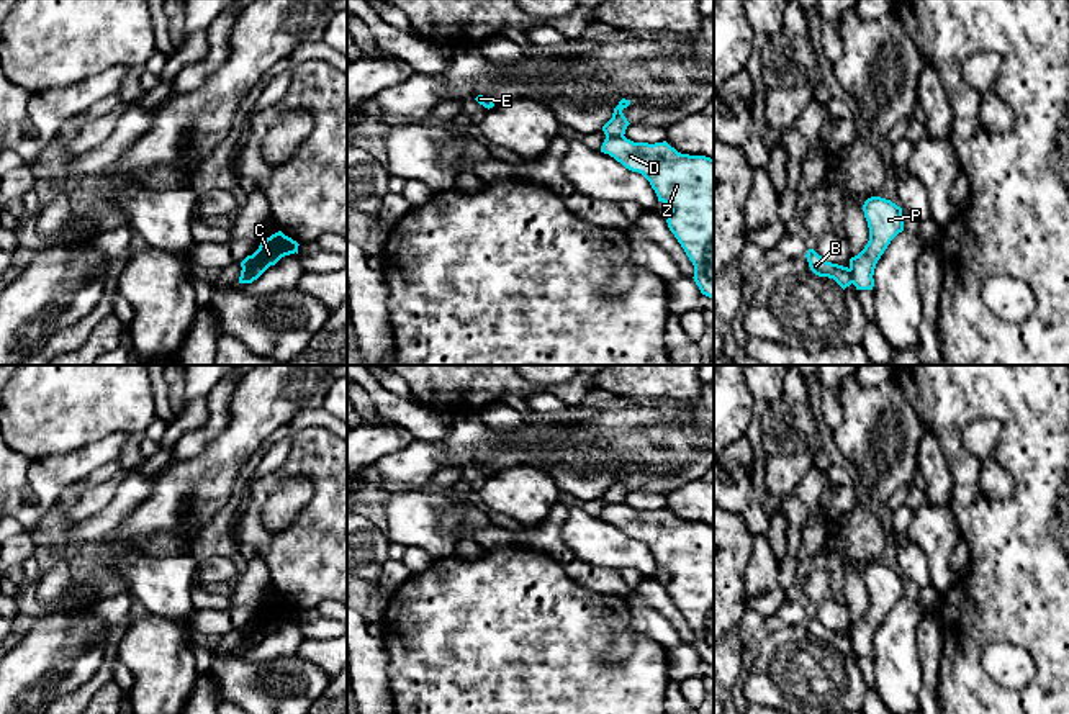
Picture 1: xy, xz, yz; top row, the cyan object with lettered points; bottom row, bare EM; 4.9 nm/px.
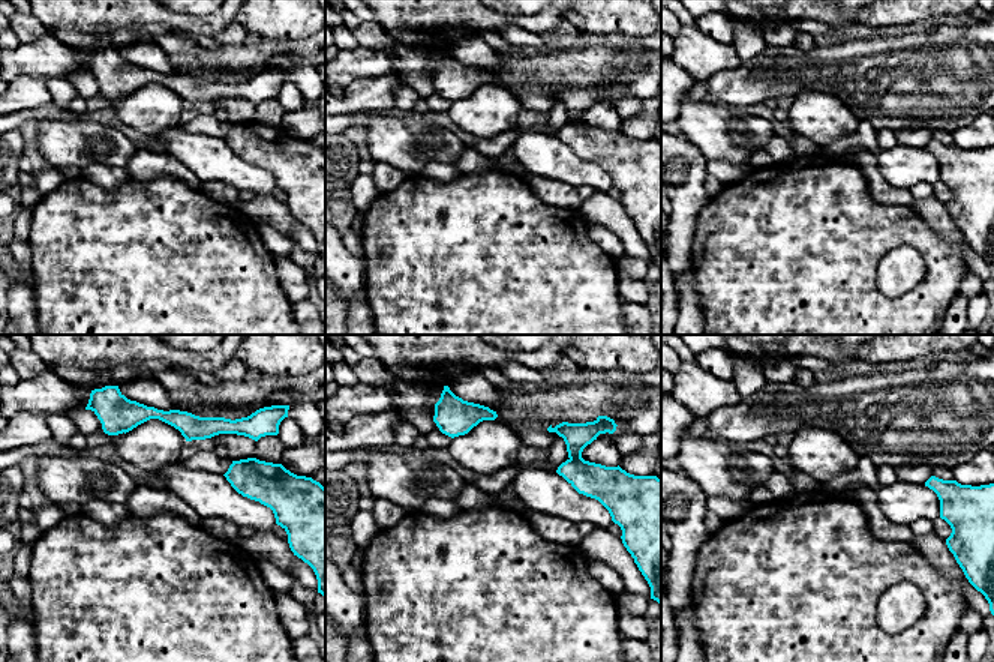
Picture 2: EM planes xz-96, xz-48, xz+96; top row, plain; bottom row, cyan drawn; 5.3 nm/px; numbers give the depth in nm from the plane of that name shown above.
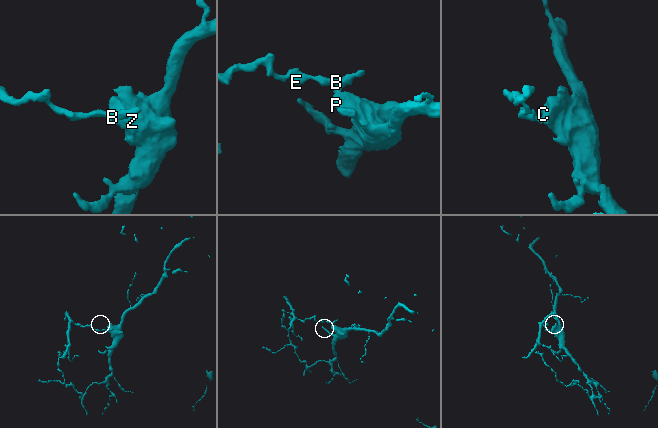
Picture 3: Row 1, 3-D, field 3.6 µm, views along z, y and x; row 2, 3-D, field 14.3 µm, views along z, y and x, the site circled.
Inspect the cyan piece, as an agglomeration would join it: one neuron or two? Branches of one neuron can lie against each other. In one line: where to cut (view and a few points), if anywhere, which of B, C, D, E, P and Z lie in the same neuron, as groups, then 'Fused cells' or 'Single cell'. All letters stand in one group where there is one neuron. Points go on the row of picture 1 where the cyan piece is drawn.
Split along xz (606, 135), (622, 136). Groups: B E / C D P Z. Fused cells

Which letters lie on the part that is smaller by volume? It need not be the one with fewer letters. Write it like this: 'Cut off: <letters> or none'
Cut off: B, E

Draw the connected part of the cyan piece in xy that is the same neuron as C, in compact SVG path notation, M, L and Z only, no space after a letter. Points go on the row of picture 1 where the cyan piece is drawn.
M282 231L264 239L259 249L241 262L241 277L244 282L252 283L270 265L275 265L282 257L298 254L298 242L285 236Z

